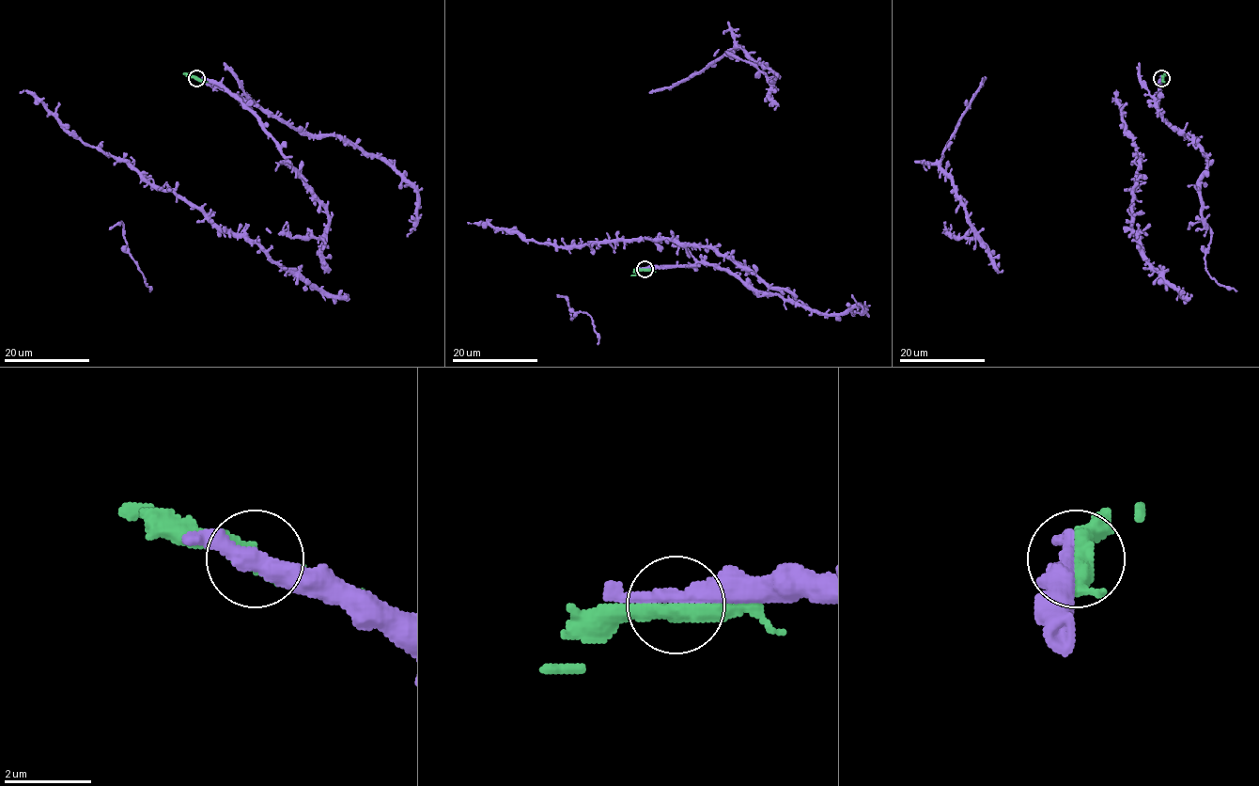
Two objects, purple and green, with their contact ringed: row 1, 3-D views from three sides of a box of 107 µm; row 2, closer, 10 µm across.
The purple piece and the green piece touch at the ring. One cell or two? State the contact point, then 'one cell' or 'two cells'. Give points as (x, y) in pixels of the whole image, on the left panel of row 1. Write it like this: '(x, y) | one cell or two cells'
(196, 78) | one cell

